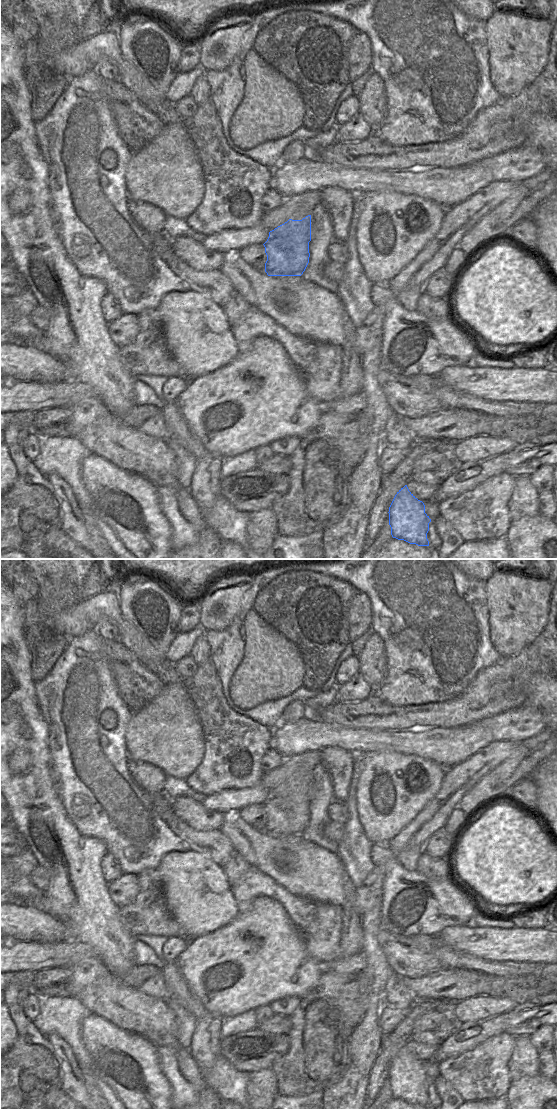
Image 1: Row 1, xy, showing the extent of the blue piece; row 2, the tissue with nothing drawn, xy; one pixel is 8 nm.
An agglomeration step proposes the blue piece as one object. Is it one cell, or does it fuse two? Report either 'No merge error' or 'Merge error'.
Merge error

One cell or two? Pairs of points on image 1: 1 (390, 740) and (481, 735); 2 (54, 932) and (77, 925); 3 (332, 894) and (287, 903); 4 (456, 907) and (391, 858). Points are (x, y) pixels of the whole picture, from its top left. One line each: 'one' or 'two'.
1: one
2: two
3: two
4: one

